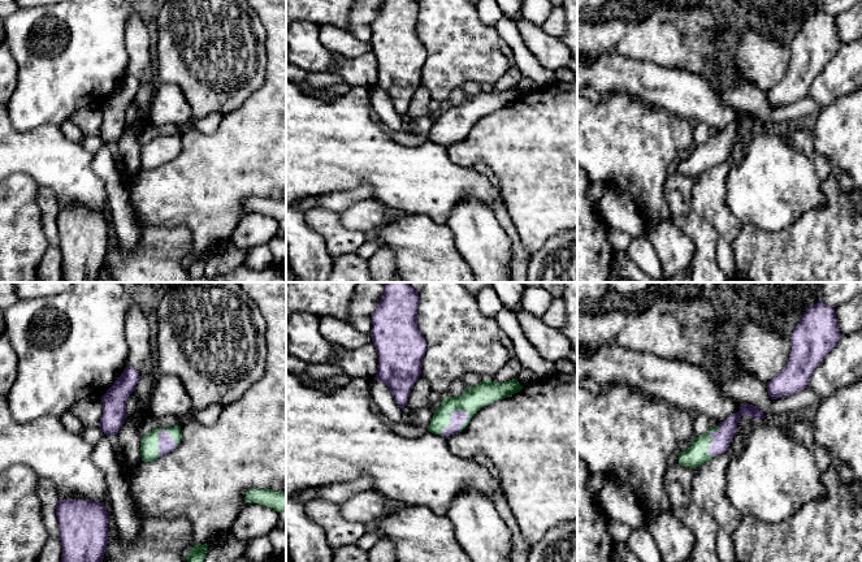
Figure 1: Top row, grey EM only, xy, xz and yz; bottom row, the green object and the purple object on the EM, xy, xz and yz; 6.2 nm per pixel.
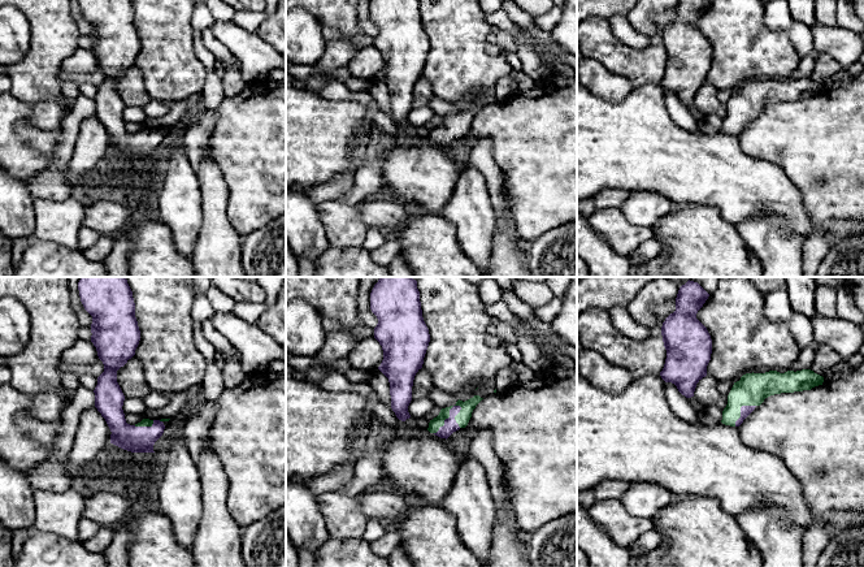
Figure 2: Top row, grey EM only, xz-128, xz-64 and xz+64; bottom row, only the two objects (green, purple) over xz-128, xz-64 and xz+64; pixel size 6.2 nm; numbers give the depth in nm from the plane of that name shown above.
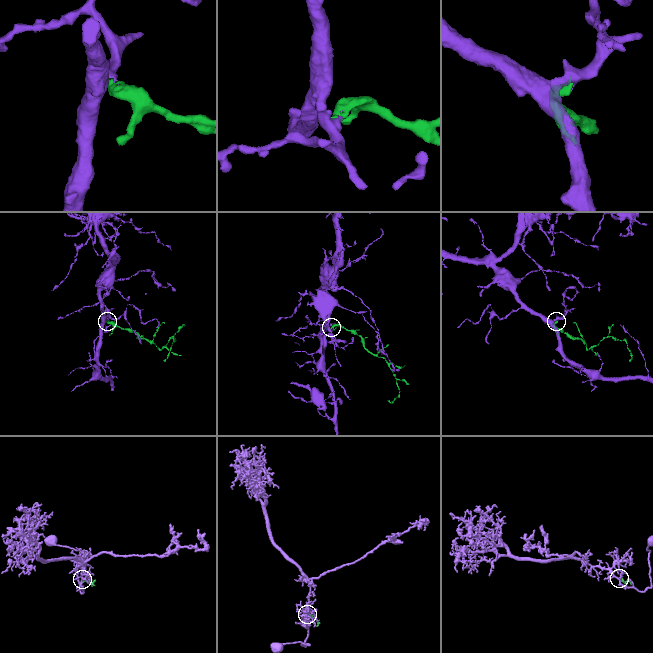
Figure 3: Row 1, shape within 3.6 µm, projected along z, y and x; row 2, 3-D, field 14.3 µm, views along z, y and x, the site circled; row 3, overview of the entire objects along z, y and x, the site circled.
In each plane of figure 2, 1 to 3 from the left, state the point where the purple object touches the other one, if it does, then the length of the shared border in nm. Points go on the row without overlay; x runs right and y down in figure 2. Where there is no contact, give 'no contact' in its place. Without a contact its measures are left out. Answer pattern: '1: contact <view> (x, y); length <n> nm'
1: contact xz-128 (144, 134); length 130 nm
2: contact xz-64 (447, 126); length 240 nm
3: contact xz+64 (739, 118); length 190 nm

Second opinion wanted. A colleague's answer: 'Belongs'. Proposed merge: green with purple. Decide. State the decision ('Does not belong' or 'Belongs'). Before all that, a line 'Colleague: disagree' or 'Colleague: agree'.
Colleague: disagree
Does not belong

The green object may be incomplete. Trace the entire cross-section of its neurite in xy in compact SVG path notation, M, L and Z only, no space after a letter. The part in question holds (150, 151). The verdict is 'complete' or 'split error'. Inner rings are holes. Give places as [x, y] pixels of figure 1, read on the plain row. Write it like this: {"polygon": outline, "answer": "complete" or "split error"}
{"polygon": "M181 134L174 135L164 135L164 137L156 137L147 143L142 144L140 148L140 165L142 169L152 170L157 168L159 164L159 140L164 138L168 140L168 143L177 151L177 155L181 152L182 142L181 142Z", "answer": "complete"}

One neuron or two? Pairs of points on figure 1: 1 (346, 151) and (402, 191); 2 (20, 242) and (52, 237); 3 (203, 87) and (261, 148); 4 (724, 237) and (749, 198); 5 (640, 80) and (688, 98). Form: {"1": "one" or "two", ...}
{"1": "one", "2": "two", "3": "two", "4": "two", "5": "one"}

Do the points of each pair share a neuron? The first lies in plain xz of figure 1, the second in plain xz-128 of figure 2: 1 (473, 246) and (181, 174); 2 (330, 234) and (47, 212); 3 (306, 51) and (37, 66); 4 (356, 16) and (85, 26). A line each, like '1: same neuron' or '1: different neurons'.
1: same neuron
2: same neuron
3: different neurons
4: same neuron

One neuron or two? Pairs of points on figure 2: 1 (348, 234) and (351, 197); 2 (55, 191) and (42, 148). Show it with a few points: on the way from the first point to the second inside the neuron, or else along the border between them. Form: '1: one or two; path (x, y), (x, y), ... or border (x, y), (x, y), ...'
1: two; border (337, 200), (360, 203)
2: two; border (59, 143), (55, 165), (48, 172), (42, 173)

